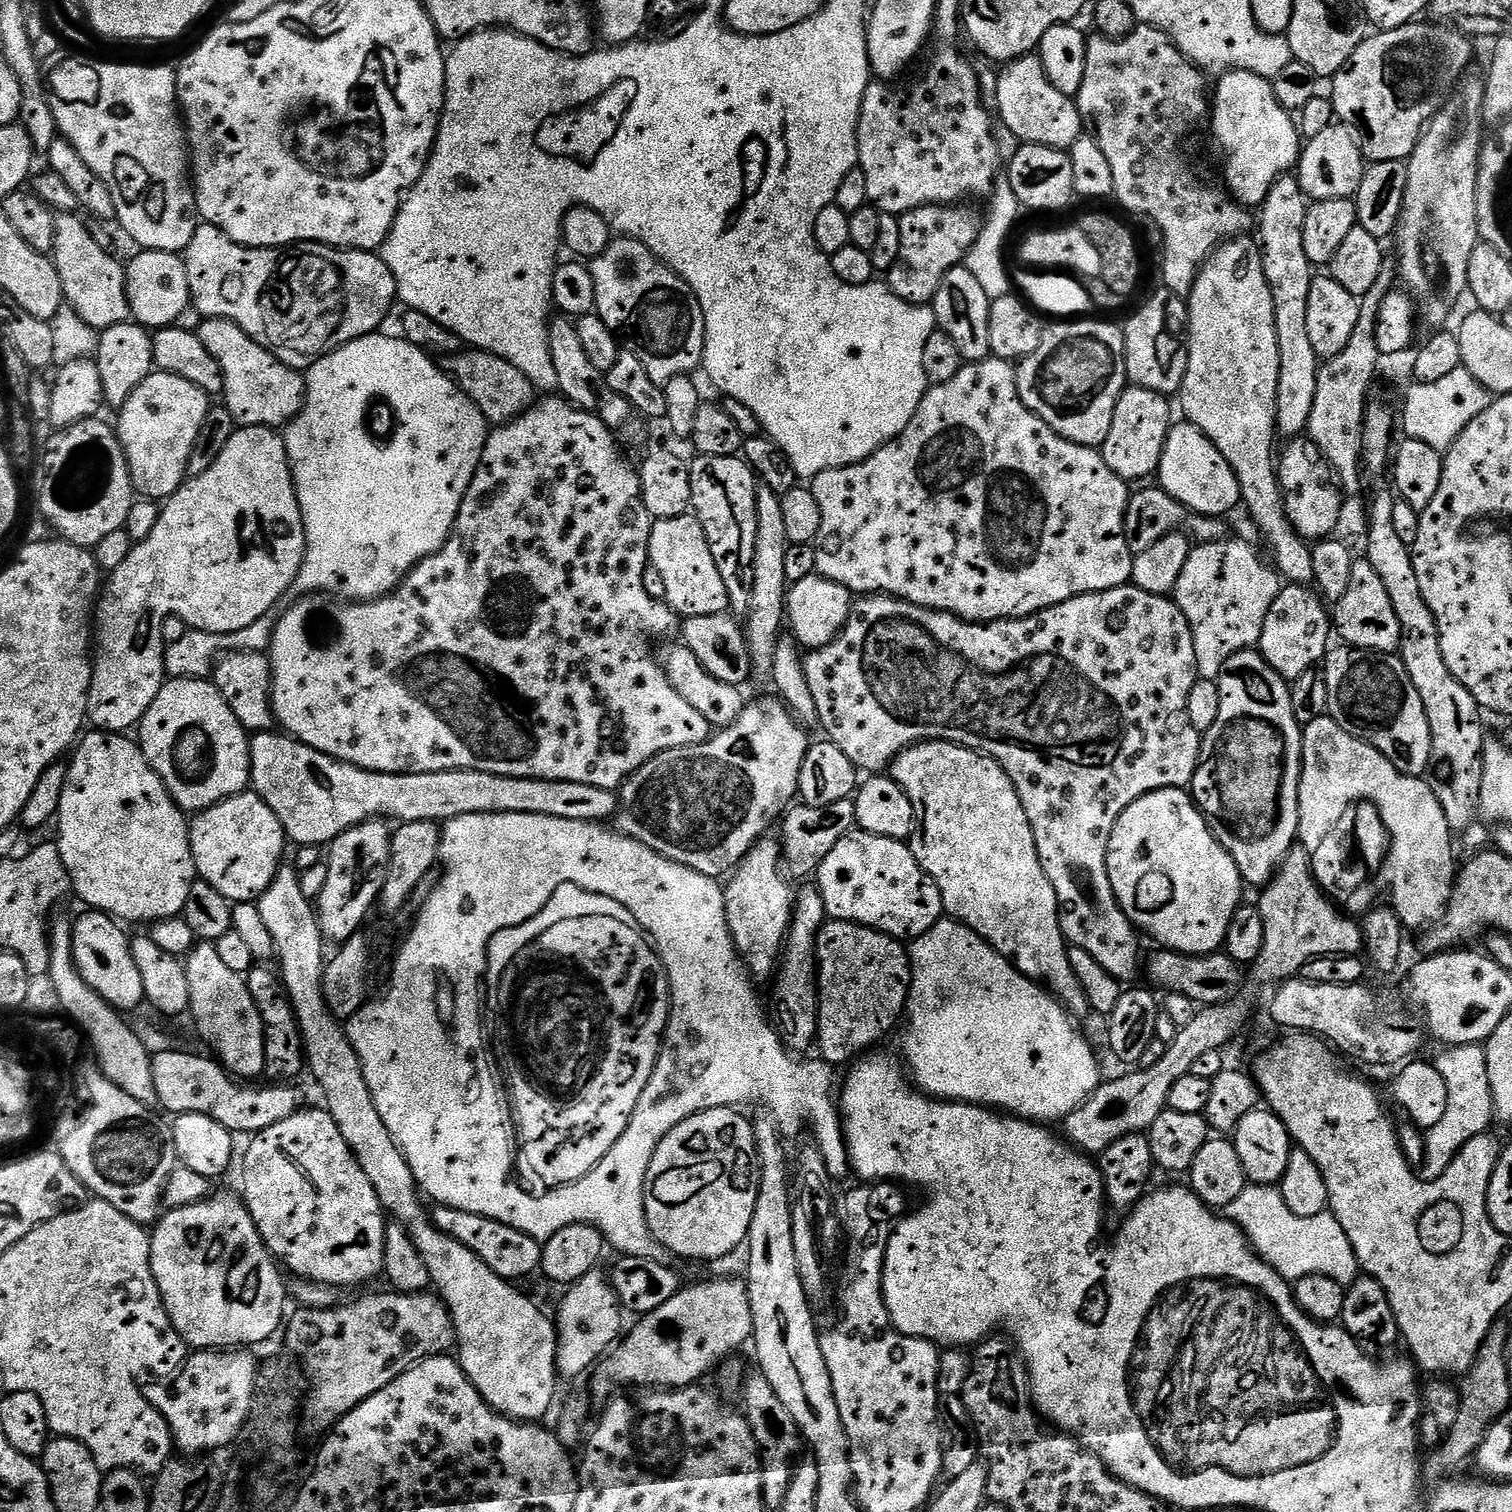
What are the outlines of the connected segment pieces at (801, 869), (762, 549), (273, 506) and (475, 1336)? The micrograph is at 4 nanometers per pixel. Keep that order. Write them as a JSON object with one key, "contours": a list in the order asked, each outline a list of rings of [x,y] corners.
{"contours":[[[[846,798],[831,806],[810,807],[796,804],[787,809],[782,818],[782,858],[787,875],[791,878],[811,877],[820,867],[830,850],[855,827],[856,803]]],[[[760,486],[756,489],[756,517],[758,534],[754,542],[754,582],[747,597],[748,621],[743,621],[744,637],[752,655],[752,667],[757,673],[771,673],[774,662],[774,650],[786,628],[786,597],[788,579],[786,578],[786,526],[782,523],[780,497],[769,488]]],[[[237,427],[230,442],[226,442],[226,446],[222,446],[222,454],[218,454],[218,458],[214,458],[214,466],[210,466],[210,470],[206,470],[206,474],[198,474],[185,479],[177,492],[168,497],[166,503],[161,507],[160,517],[154,530],[150,530],[148,537],[133,547],[126,562],[122,562],[122,566],[118,566],[118,570],[114,570],[107,577],[102,588],[102,595],[94,609],[94,663],[92,665],[92,685],[88,688],[87,723],[92,724],[93,729],[102,732],[124,734],[129,731],[127,728],[135,729],[146,714],[146,710],[150,710],[154,698],[158,698],[158,690],[166,682],[164,648],[160,640],[162,620],[167,615],[180,616],[189,629],[197,632],[213,632],[219,636],[228,636],[232,632],[246,630],[246,626],[254,626],[254,622],[258,622],[258,618],[269,615],[273,611],[271,608],[288,591],[290,593],[293,591],[296,575],[304,561],[304,546],[302,510],[298,506],[296,486],[292,482],[292,467],[288,465],[283,435],[274,428]]],[[[281,866],[268,889],[258,897],[258,907],[266,930],[270,930],[275,959],[280,959],[280,979],[288,994],[288,1000],[292,1003],[300,1027],[300,1037],[304,1039],[307,1071],[312,1071],[312,1076],[324,1095],[322,1104],[330,1118],[334,1118],[334,1126],[338,1126],[342,1138],[346,1138],[346,1146],[350,1146],[366,1178],[370,1178],[370,1186],[374,1186],[381,1208],[395,1223],[408,1231],[418,1254],[422,1254],[422,1262],[426,1262],[431,1287],[438,1293],[452,1316],[452,1324],[456,1328],[455,1343],[458,1348],[460,1344],[460,1367],[464,1369],[469,1382],[478,1390],[478,1394],[482,1394],[484,1401],[492,1407],[493,1412],[521,1422],[543,1421],[543,1416],[552,1408],[552,1399],[556,1396],[556,1380],[558,1381],[555,1323],[550,1319],[549,1313],[547,1316],[530,1297],[523,1296],[516,1289],[519,1287],[515,1283],[494,1274],[494,1270],[490,1270],[490,1266],[486,1266],[486,1262],[482,1262],[478,1254],[466,1250],[462,1242],[442,1234],[442,1230],[438,1230],[433,1224],[429,1209],[424,1209],[425,1201],[414,1174],[402,1150],[394,1142],[390,1130],[386,1130],[386,1122],[382,1122],[378,1106],[374,1106],[374,1098],[370,1094],[370,1086],[366,1086],[366,1074],[362,1070],[358,1054],[353,1050],[341,1021],[328,1007],[324,994],[326,937],[320,931],[320,921],[316,918],[313,901],[308,900],[306,894],[302,894],[297,869]]]]}

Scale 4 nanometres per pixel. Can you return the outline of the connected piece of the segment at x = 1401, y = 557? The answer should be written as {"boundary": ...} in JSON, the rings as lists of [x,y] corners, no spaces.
{"boundary":[[[1391,491],[1380,492],[1368,508],[1368,552],[1366,559],[1378,578],[1386,585],[1386,594],[1394,605],[1394,614],[1398,614],[1400,627],[1400,646],[1398,655],[1404,663],[1422,706],[1426,706],[1426,718],[1430,722],[1432,735],[1432,763],[1430,765],[1430,783],[1432,793],[1446,814],[1446,822],[1453,833],[1464,832],[1475,821],[1480,806],[1480,791],[1484,777],[1484,720],[1480,703],[1450,674],[1446,658],[1442,658],[1442,646],[1438,634],[1438,622],[1418,590],[1418,574],[1414,574],[1414,562],[1410,545],[1402,542],[1398,530],[1394,530],[1394,506],[1396,500]]]}

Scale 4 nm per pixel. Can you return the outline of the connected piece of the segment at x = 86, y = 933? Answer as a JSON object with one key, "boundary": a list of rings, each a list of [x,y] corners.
{"boundary":[[[84,910],[80,917],[75,917],[72,926],[72,953],[74,954],[74,962],[80,971],[80,977],[84,979],[91,988],[101,996],[107,1004],[111,1004],[117,1010],[125,1010],[124,1008],[136,1008],[139,1004],[145,1003],[144,987],[142,986],[142,974],[138,974],[138,966],[132,957],[132,945],[130,936],[127,936],[111,916],[107,916],[104,912],[95,910]]]}

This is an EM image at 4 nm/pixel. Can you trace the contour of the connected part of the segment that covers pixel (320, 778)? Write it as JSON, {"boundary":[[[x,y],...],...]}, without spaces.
{"boundary":[[[276,730],[267,732],[258,732],[251,737],[250,751],[252,754],[252,774],[250,777],[251,787],[274,810],[278,822],[282,822],[284,835],[289,841],[296,844],[325,844],[331,845],[345,832],[349,832],[354,826],[366,822],[369,818],[387,818],[389,821],[403,822],[422,822],[431,820],[433,822],[443,822],[453,820],[462,814],[486,814],[487,812],[497,812],[498,814],[546,814],[550,818],[570,818],[578,822],[608,822],[608,819],[615,817],[618,812],[618,796],[611,788],[599,788],[598,786],[586,786],[586,782],[562,782],[561,780],[539,780],[538,778],[514,778],[513,776],[495,776],[482,770],[466,770],[465,768],[455,768],[454,770],[442,770],[441,772],[403,772],[400,776],[393,772],[371,772],[365,768],[355,768],[353,764],[341,764],[332,756],[322,754],[310,746],[306,746],[300,740],[293,740],[287,734],[281,734]]]}

